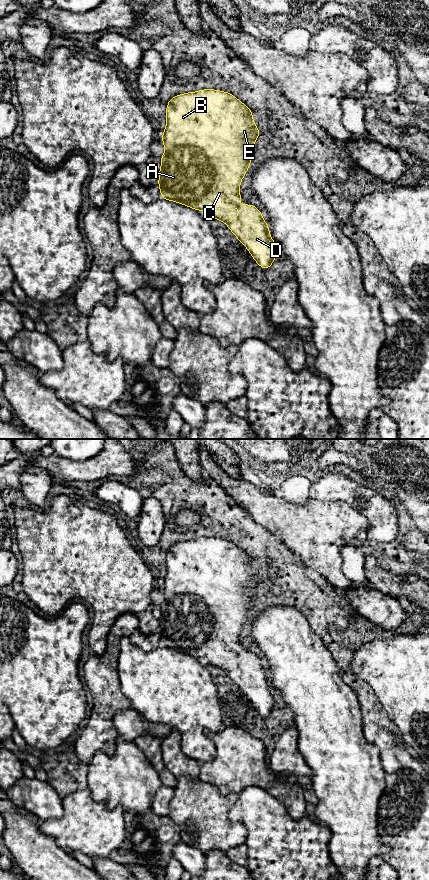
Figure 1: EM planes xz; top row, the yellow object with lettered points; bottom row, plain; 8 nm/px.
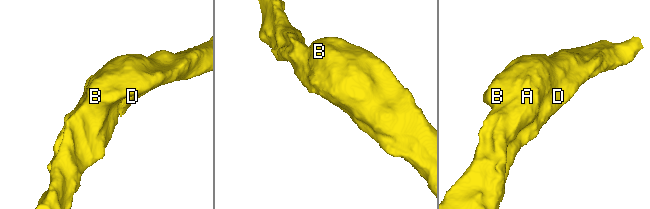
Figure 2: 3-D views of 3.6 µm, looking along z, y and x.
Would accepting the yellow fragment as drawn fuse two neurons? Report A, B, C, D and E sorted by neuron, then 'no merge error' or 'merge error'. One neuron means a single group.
A B C D E; no merge error

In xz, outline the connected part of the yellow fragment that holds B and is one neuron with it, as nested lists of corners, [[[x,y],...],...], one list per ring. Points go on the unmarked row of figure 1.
[[[201,537],[175,543],[166,553],[166,575],[160,586],[165,600],[160,606],[157,633],[161,647],[190,655],[196,659],[206,659],[209,665],[226,672],[234,684],[245,694],[253,708],[266,718],[276,709],[277,693],[272,687],[269,674],[260,657],[252,652],[243,652],[235,668],[229,668],[230,660],[241,651],[240,633],[251,613],[255,588],[261,579],[253,569],[254,561],[233,542],[217,537]]]

